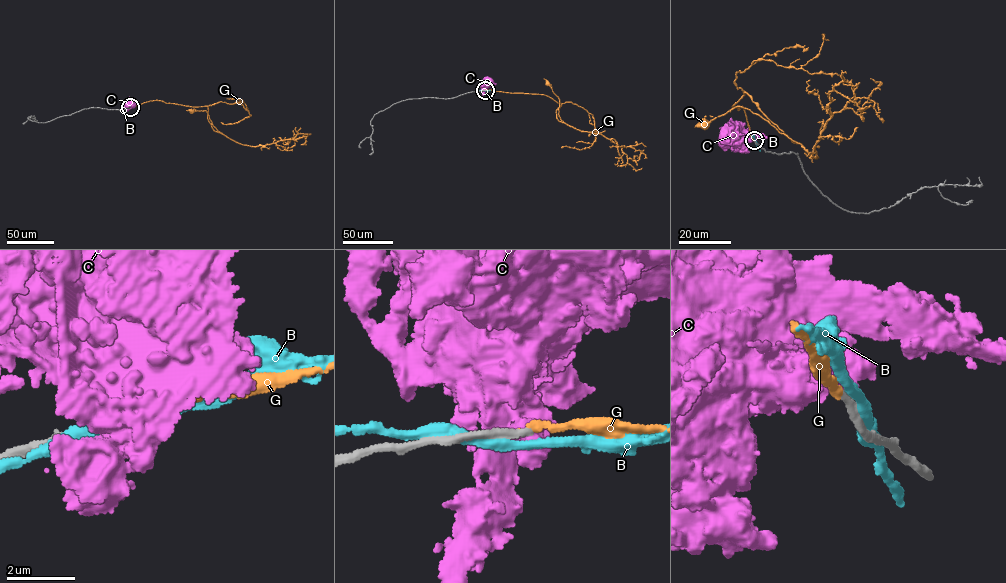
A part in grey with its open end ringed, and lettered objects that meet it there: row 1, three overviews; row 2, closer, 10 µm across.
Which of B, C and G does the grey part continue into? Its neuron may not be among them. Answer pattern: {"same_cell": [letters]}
{"same_cell": ["G"]}

